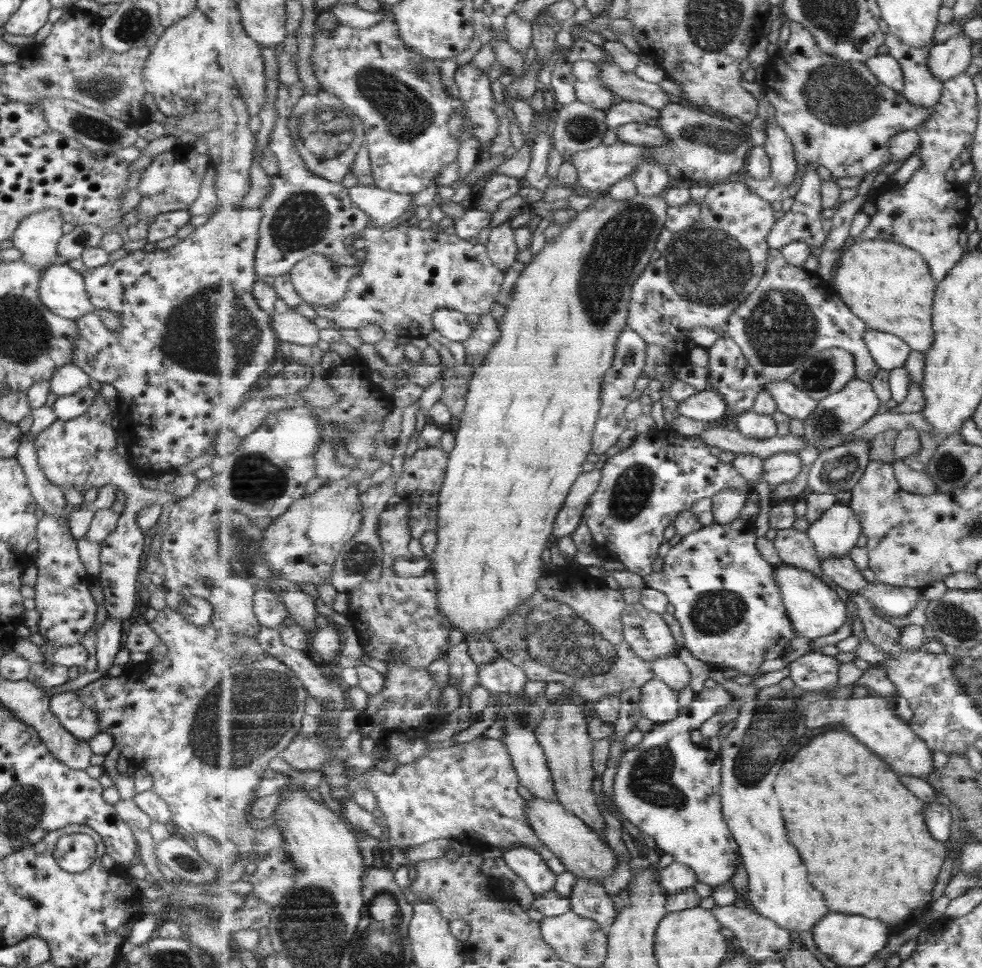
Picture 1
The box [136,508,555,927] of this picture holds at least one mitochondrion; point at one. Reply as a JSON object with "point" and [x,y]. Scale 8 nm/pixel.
{"point":[254,711]}

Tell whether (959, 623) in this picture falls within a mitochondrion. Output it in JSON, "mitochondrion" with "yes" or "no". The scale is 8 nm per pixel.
{"mitochondrion":"yes"}

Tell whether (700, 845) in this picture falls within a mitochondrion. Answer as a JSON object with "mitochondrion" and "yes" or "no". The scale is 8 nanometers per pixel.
{"mitochondrion":"no"}

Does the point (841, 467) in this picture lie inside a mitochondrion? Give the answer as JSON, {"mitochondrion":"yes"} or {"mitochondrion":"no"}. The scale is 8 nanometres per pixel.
{"mitochondrion":"yes"}

